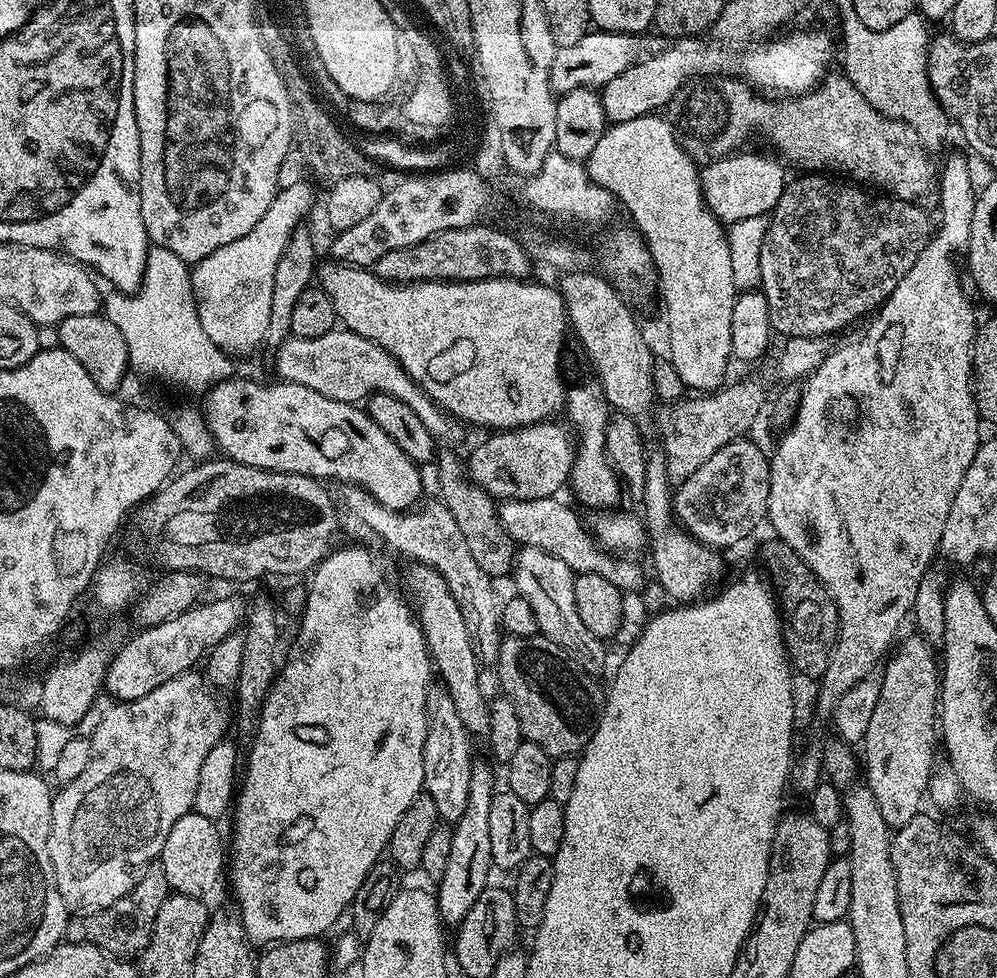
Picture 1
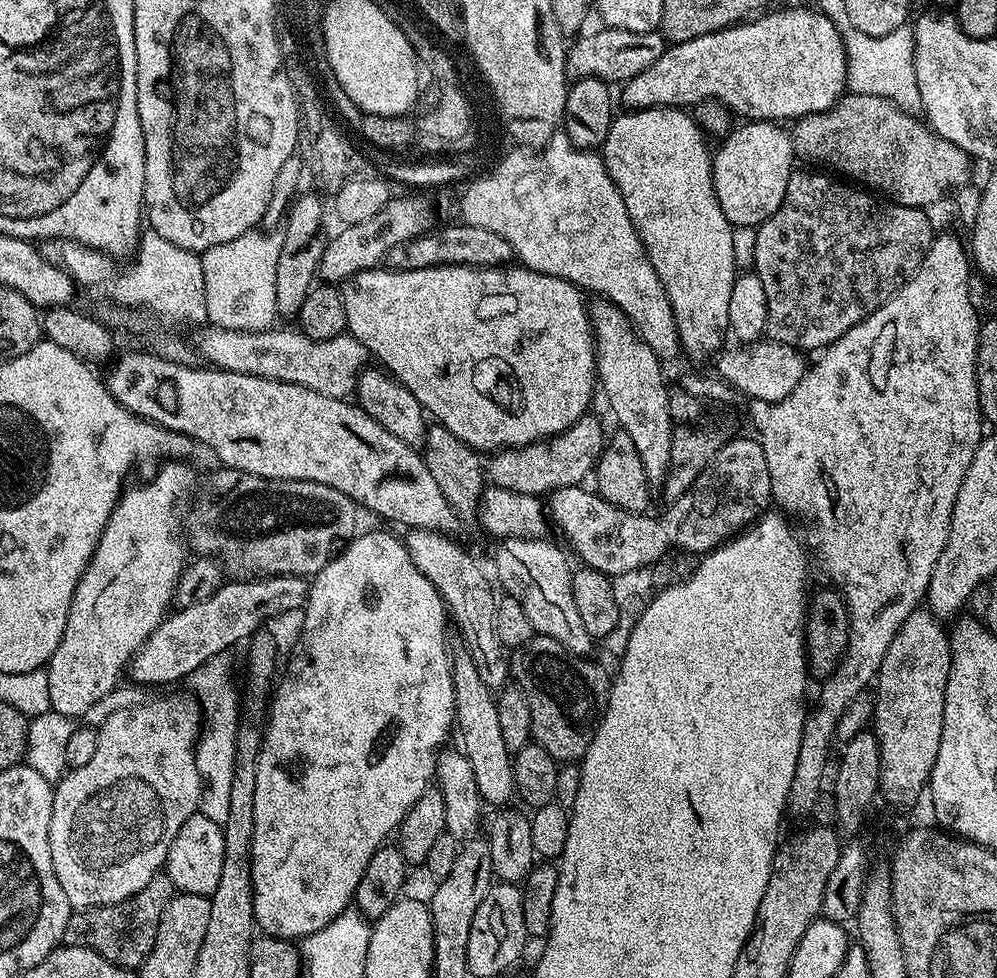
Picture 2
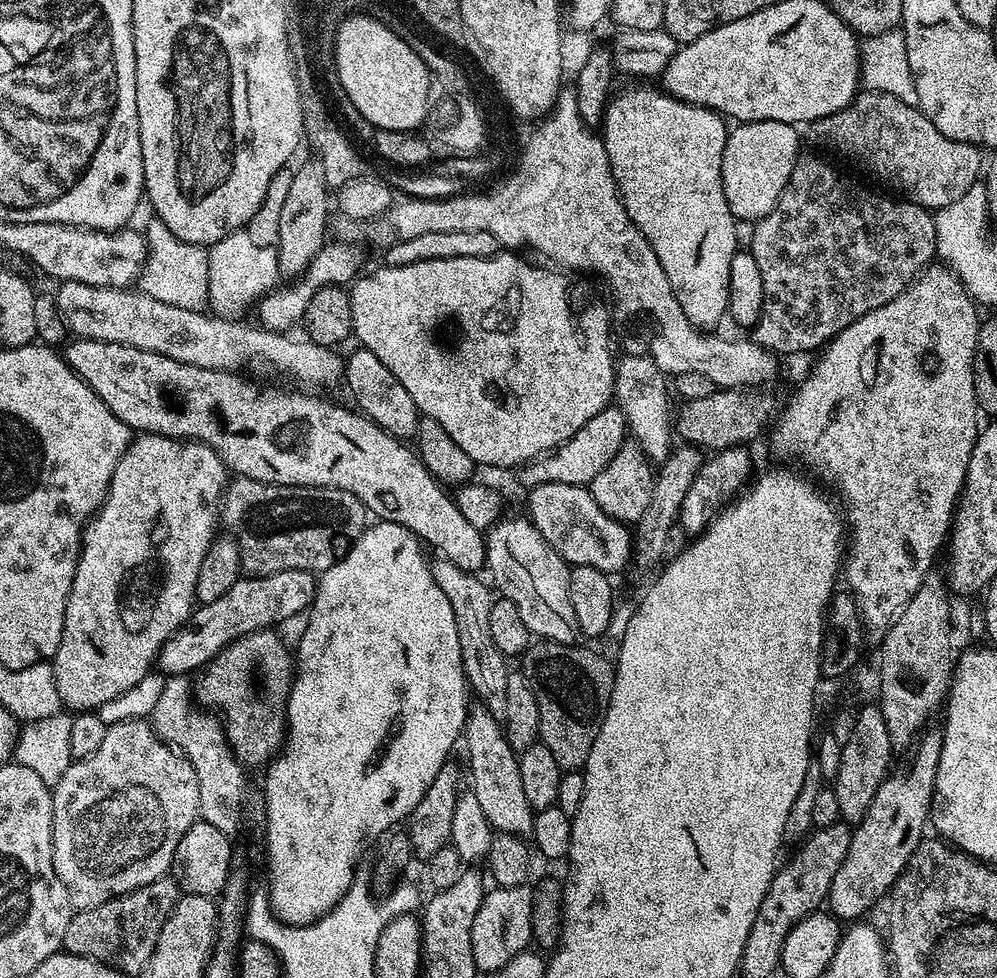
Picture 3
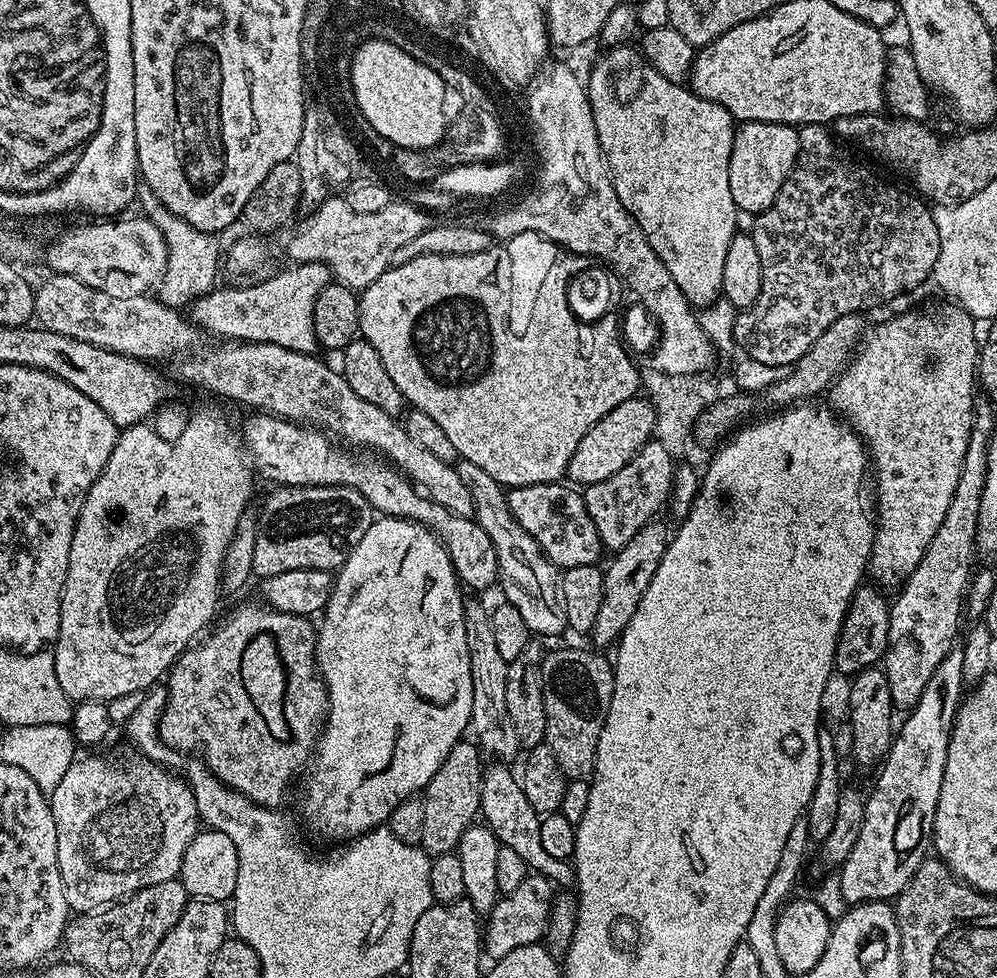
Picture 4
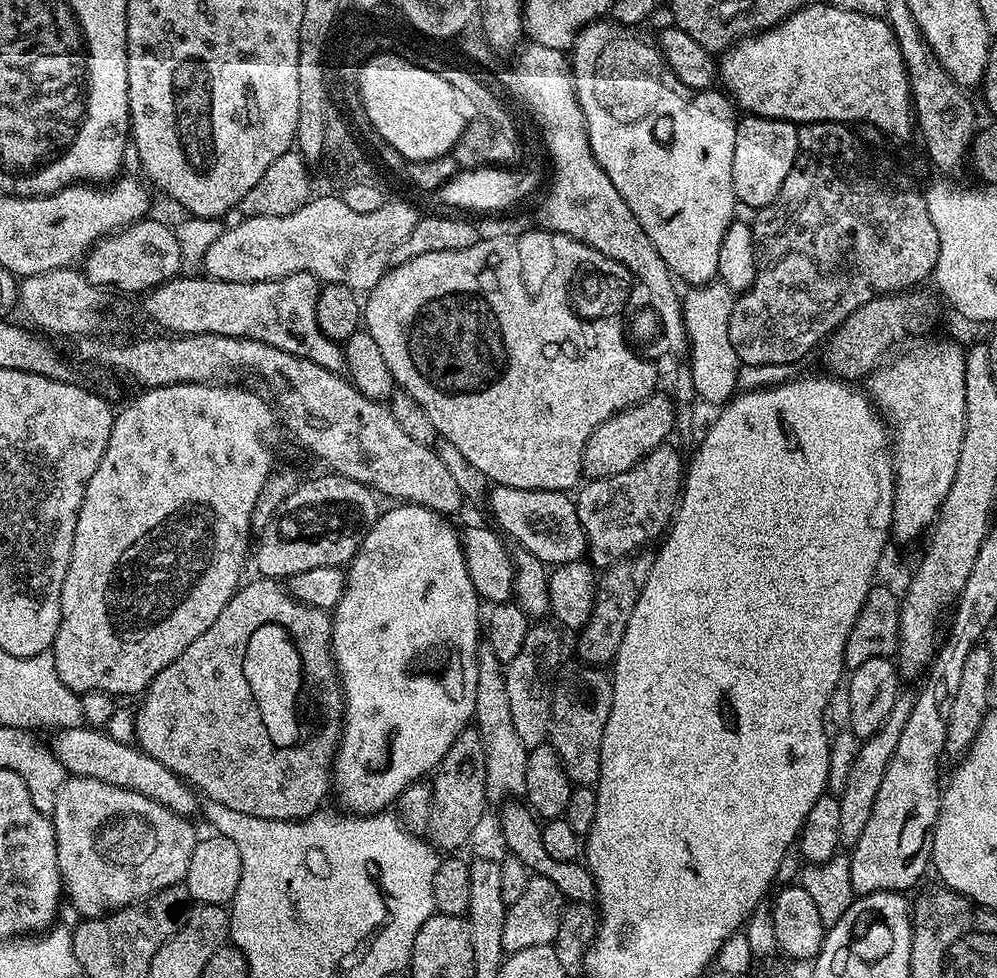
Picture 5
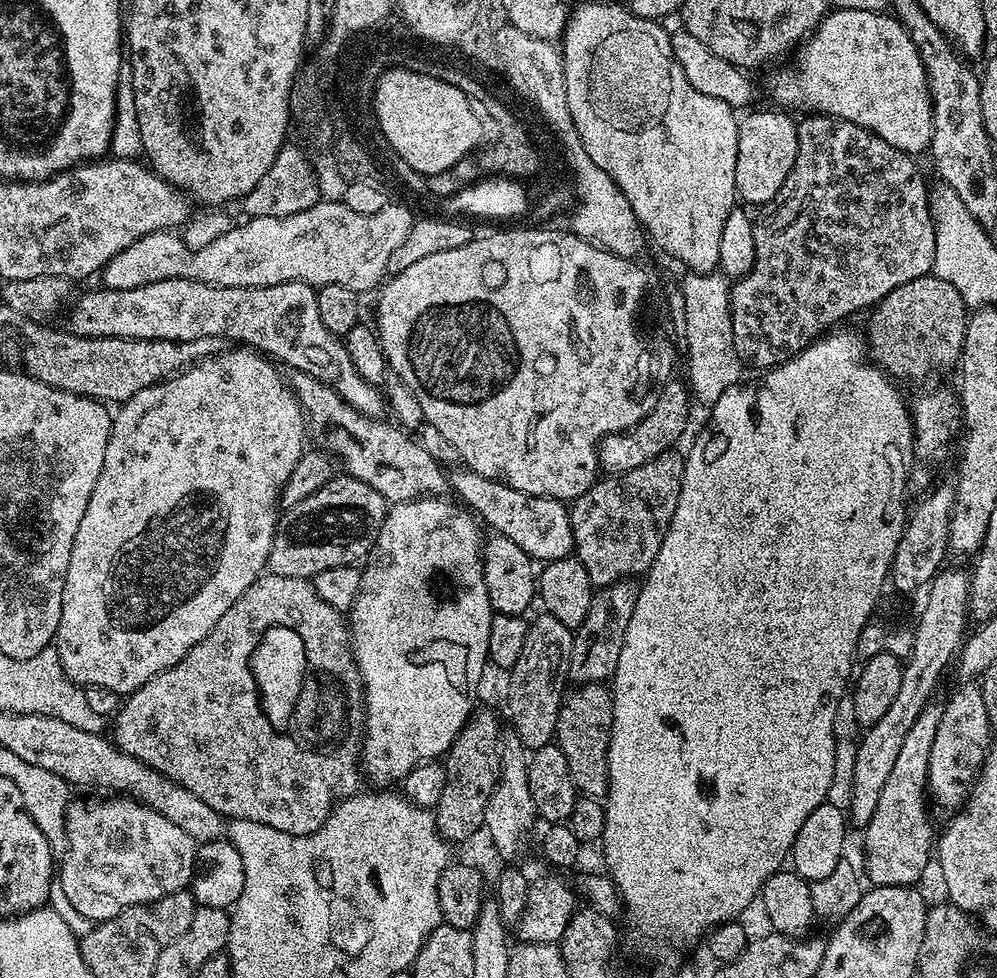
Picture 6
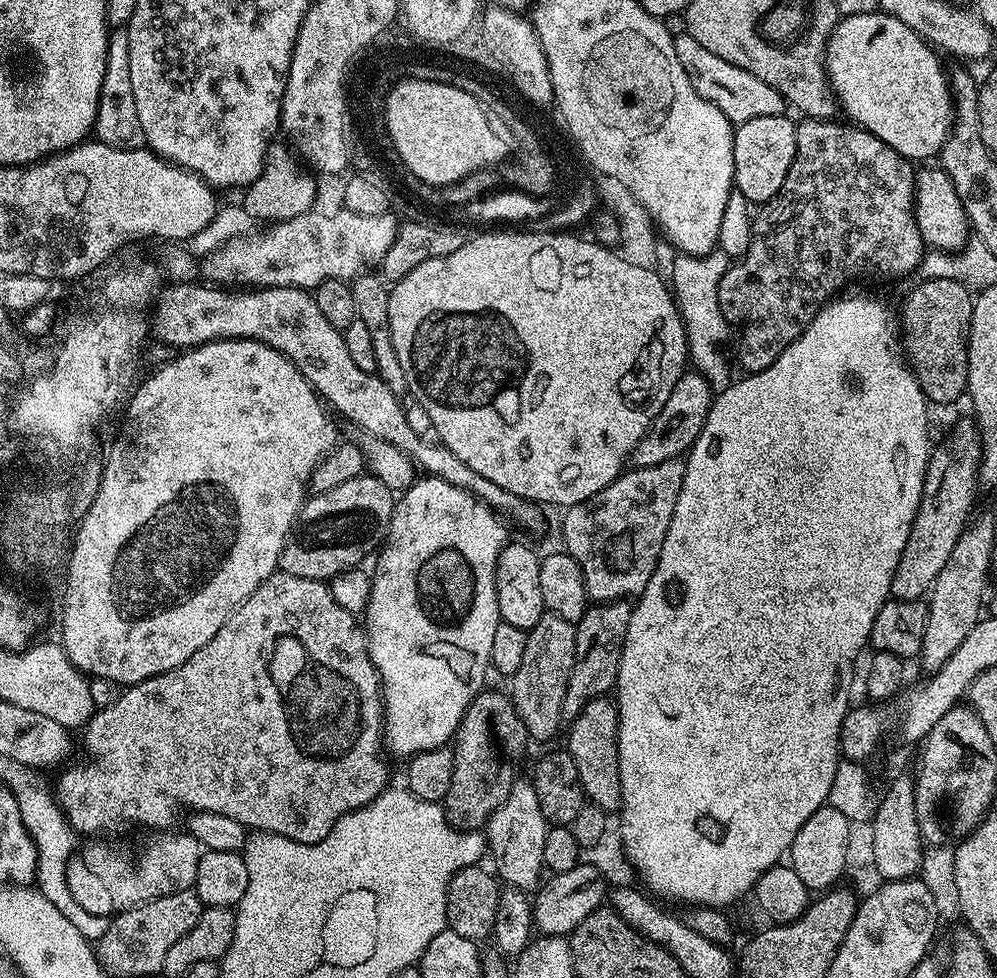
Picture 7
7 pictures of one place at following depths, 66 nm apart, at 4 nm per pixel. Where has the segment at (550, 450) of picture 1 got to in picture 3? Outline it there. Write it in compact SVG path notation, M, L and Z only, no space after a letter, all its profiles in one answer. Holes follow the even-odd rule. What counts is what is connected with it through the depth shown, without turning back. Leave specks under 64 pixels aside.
M619 407L603 408L566 443L558 445L557 448L553 448L551 452L537 459L529 460L519 469L518 475L520 475L521 482L525 484L525 489L528 490L550 482L591 485L592 480L598 478L598 474L602 474L606 466L610 466L610 458L618 454L618 450L623 446L628 435L628 423L624 420L624 414Z

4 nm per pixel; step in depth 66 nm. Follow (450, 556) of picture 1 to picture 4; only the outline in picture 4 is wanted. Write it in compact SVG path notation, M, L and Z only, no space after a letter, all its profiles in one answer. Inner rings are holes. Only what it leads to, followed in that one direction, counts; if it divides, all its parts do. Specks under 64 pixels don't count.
M465 599L464 621L466 622L466 646L470 650L470 678L472 679L472 719L471 731L476 731L475 739L485 753L493 752L500 762L512 762L522 749L518 734L514 734L514 722L510 722L510 710L506 710L506 682L509 661L498 654L494 634L490 634L489 609L483 608L476 600ZM480 739L480 740L479 740ZM488 751L488 752L487 752Z

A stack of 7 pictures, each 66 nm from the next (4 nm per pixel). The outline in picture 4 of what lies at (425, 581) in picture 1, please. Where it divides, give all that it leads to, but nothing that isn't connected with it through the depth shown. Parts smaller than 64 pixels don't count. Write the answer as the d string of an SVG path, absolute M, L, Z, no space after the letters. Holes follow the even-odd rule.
M492 762L489 768L487 765L483 769L479 810L483 823L495 834L503 847L514 850L514 854L522 857L522 862L526 862L526 866L535 875L545 876L556 886L571 885L576 879L575 867L567 860L559 860L553 858L551 854L546 854L540 836L540 816L526 799L519 779L508 768L511 767L507 763Z

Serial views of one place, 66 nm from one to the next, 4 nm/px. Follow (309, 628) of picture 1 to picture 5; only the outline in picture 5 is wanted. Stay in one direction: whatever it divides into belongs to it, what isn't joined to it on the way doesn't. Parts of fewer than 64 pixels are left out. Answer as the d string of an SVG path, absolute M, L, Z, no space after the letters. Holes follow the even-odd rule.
M407 502L397 503L396 508L392 508L389 512L381 511L376 517L376 521L372 523L372 528L366 534L366 538L362 542L359 552L346 568L348 584L344 587L344 593L335 608L331 609L330 619L332 622L332 659L336 661L336 671L340 673L340 687L344 689L344 730L340 733L340 747L336 750L336 763L334 765L334 792L340 795L340 800L345 804L347 811L352 814L361 816L375 816L377 812L391 809L397 803L399 796L406 786L410 786L415 780L423 780L442 762L442 758L446 754L446 750L450 750L450 746L454 742L454 738L458 738L458 734L469 727L470 721L476 715L476 691L478 690L478 658L476 653L479 652L482 643L482 601L480 596L474 590L474 582L470 582L470 570L466 570L466 558L464 557L464 545L462 536L459 531L452 529L452 520L440 515L439 512L431 512L428 508L424 508L421 504L409 504Z

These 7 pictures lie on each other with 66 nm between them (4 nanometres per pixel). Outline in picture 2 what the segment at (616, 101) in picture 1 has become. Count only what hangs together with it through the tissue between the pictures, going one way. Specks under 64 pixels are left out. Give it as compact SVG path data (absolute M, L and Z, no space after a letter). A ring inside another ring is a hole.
M812 8L768 10L731 28L665 47L654 66L623 81L623 107L684 108L715 100L749 121L773 122L792 122L811 112L827 112L845 95L847 54L834 22Z

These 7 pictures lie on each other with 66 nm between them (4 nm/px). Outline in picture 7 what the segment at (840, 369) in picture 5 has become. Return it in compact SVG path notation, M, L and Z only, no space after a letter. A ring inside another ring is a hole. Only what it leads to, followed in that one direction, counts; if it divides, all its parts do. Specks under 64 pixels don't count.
M924 278L908 292L904 305L898 308L898 332L902 337L902 352L908 367L920 383L924 396L933 405L952 404L968 391L968 339L970 338L970 314L973 293L968 285L950 278Z

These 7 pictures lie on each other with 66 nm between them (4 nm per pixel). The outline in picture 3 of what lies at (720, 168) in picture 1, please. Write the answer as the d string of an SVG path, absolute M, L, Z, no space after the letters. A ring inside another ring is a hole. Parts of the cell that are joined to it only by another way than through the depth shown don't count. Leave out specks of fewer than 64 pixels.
M750 120L737 123L735 127L728 133L722 154L722 190L737 221L755 222L766 218L766 214L770 214L770 210L778 206L778 198L782 198L782 190L786 182L790 182L790 174L796 168L797 159L802 152L800 136L796 133L799 131L791 124L773 120Z

